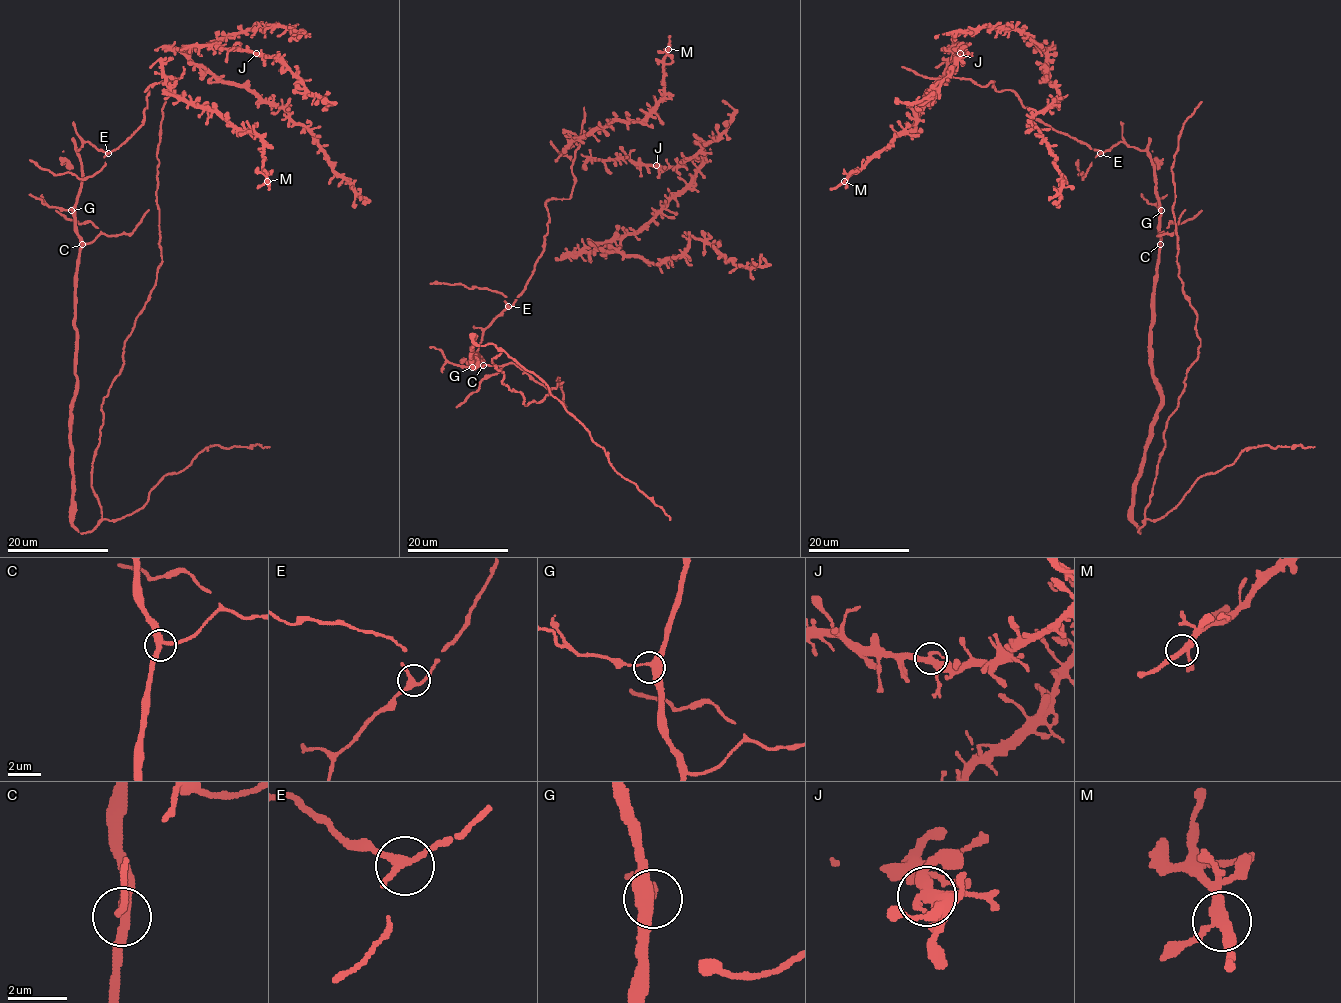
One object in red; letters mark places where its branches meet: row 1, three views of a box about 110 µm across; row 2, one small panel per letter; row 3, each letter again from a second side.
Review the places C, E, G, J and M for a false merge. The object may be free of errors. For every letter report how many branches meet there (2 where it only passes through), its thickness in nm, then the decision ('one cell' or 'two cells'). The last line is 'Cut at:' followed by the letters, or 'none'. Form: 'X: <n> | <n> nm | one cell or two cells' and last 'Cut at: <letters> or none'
C: 3 | 300 nm | one cell
E: 3 | 240 nm | one cell
G: 3 | 380 nm | one cell
J: 3 | 300 nm | one cell
M: 3 | 280 nm | one cell
Cut at: none

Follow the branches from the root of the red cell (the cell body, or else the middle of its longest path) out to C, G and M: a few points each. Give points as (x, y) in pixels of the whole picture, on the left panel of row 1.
C: (79, 150), (81, 189), (75, 207), (75, 232), (82, 245)
G: (79, 150), (81, 189), (71, 210)
M: (79, 150), (85, 142), (117, 148), (143, 123), (147, 88), (177, 78), (175, 94), (260, 138), (267, 181)

